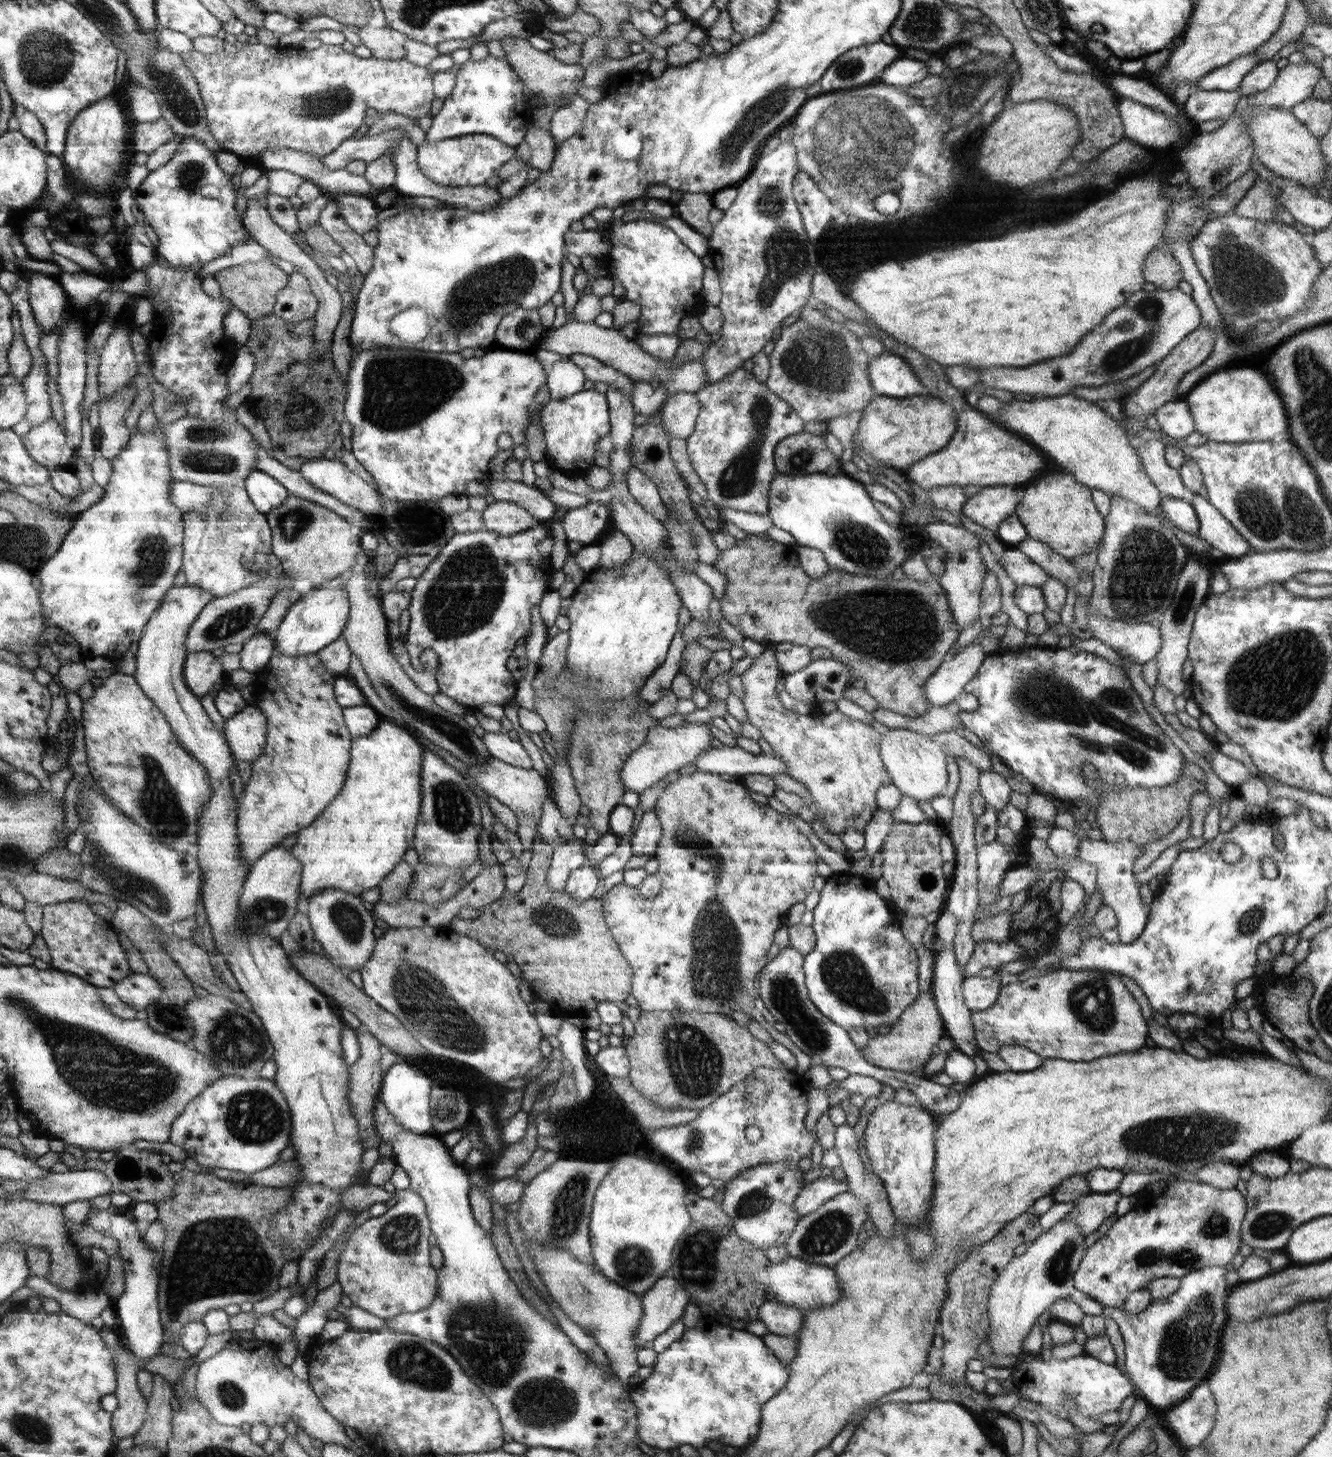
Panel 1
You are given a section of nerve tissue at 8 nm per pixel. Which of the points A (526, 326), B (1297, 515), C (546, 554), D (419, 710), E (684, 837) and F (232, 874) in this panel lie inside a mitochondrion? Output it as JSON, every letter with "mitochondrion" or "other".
{"A":"mitochondrion","B":"mitochondrion","C":"other","D":"mitochondrion","E":"mitochondrion","F":"other"}

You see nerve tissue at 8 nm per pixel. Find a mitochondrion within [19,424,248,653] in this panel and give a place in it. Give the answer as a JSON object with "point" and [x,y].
{"point":[153,552]}

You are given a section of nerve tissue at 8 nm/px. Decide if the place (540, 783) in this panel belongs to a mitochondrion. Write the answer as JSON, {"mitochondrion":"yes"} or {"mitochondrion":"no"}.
{"mitochondrion":"no"}

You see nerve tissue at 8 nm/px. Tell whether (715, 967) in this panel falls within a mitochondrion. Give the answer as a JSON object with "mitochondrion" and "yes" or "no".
{"mitochondrion":"yes"}

